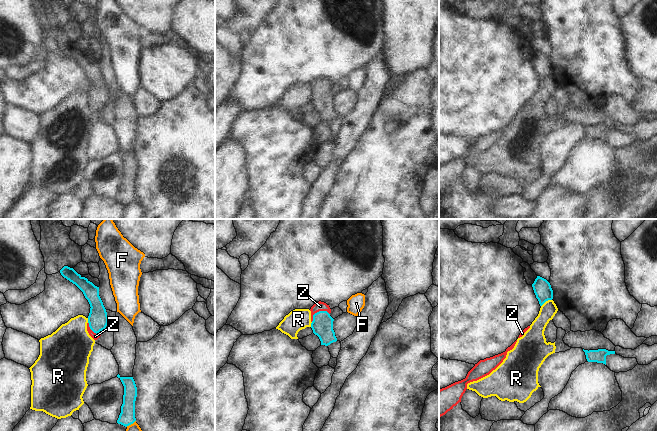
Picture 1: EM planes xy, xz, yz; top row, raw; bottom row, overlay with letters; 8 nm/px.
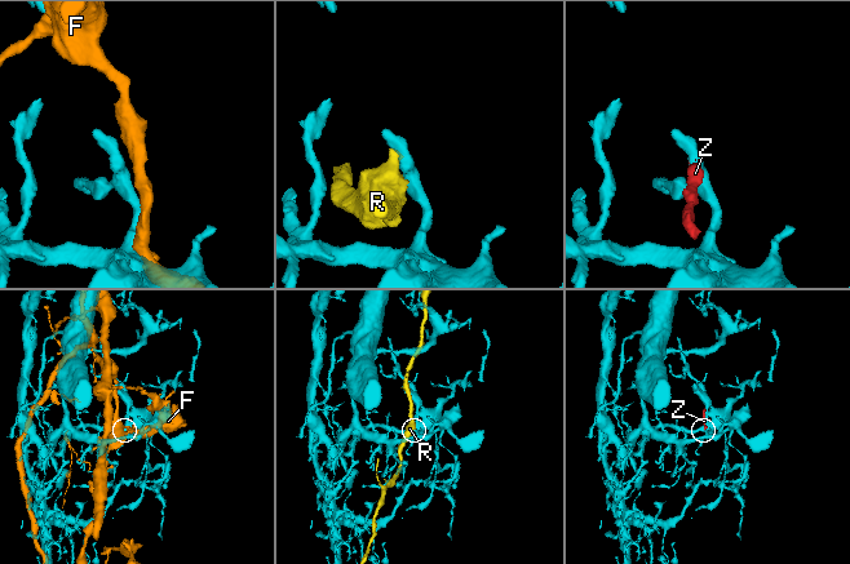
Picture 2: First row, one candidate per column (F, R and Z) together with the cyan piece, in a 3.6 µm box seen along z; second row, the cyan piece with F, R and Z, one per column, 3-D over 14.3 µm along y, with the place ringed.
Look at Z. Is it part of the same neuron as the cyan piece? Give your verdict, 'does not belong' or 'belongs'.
belongs

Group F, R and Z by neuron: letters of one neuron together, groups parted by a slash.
F / R / Z

